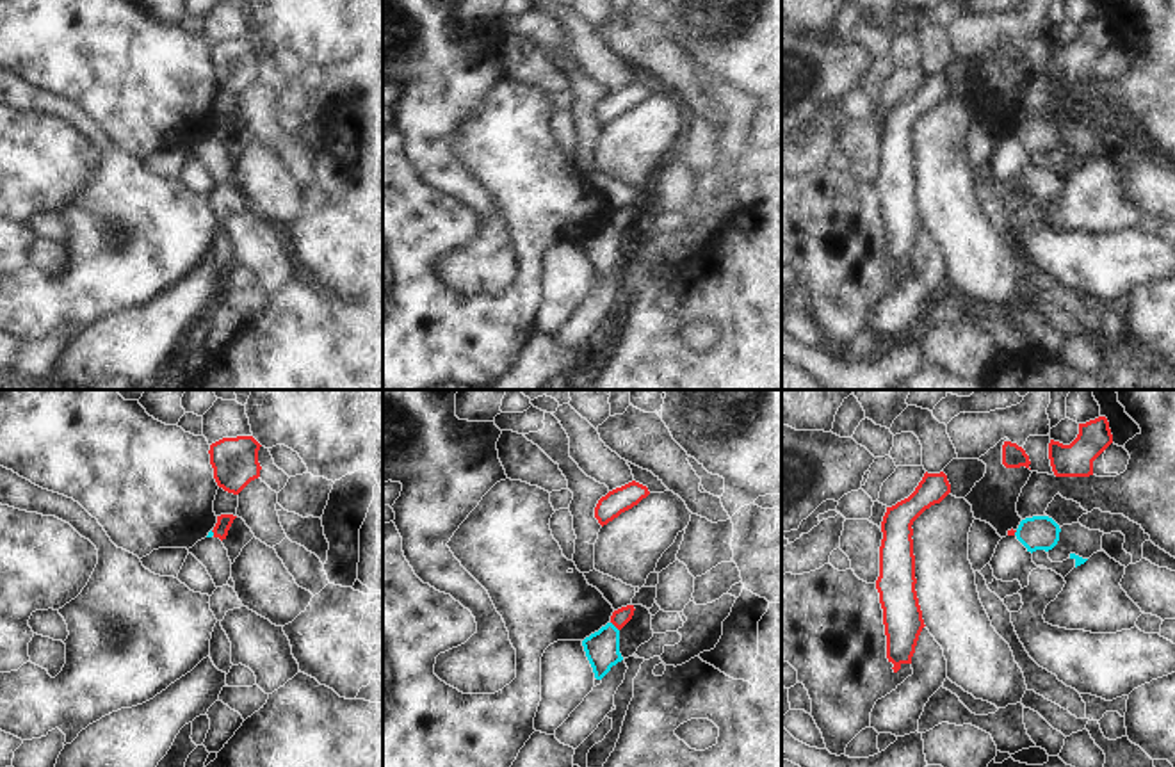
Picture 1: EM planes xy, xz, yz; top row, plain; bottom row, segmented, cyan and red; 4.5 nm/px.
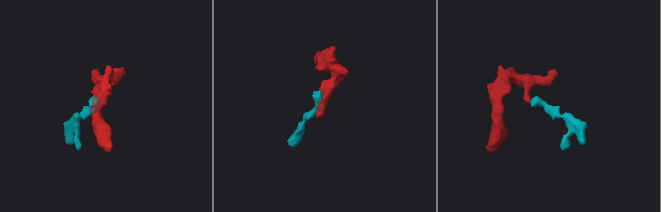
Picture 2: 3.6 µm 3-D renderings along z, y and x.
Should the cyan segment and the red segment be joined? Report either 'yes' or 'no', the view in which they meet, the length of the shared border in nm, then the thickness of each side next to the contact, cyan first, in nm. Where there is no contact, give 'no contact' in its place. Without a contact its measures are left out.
no | xz | 60 nm | 160/80 nm

